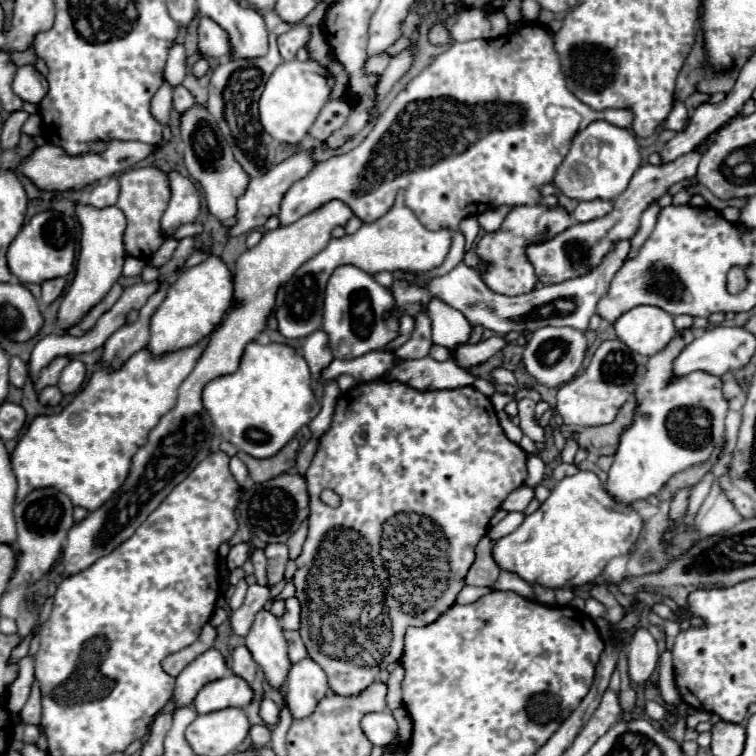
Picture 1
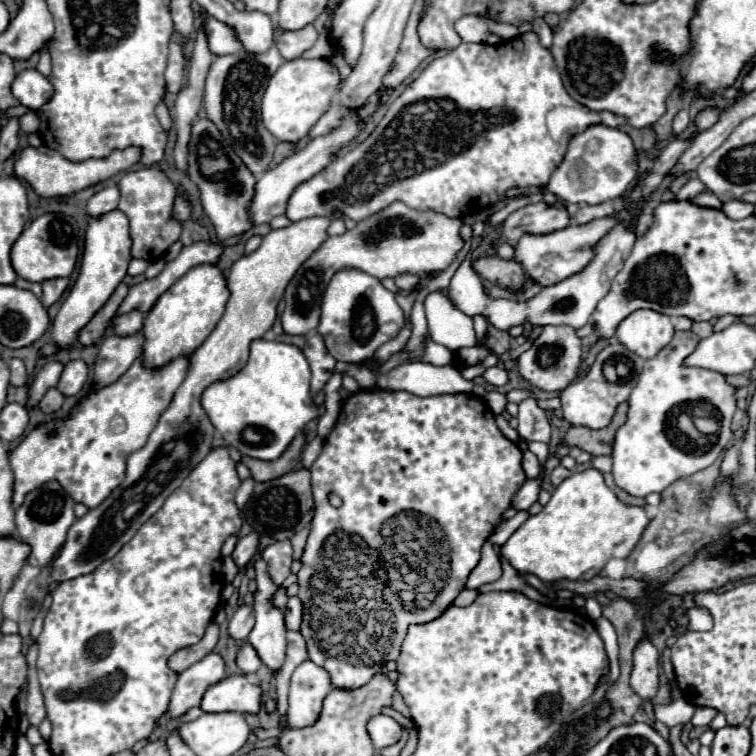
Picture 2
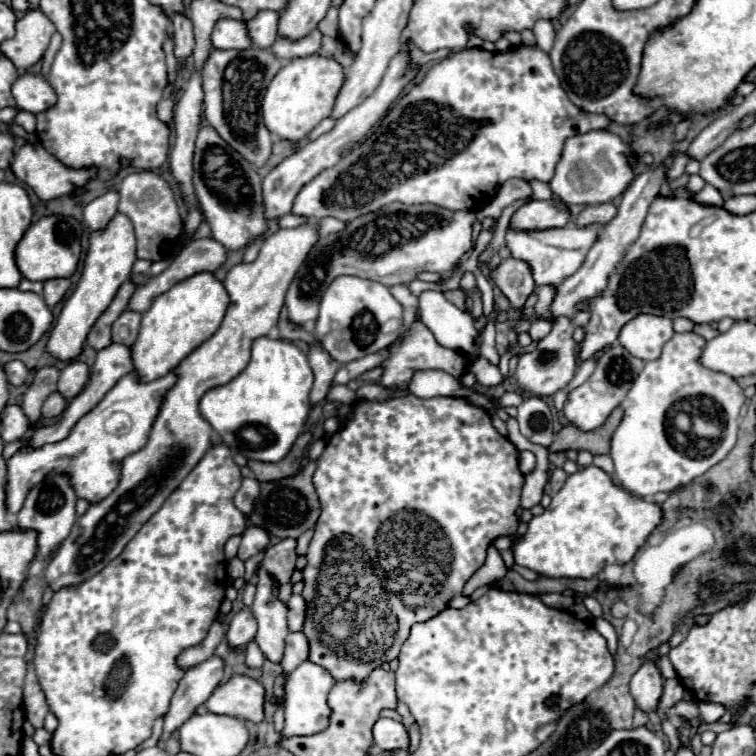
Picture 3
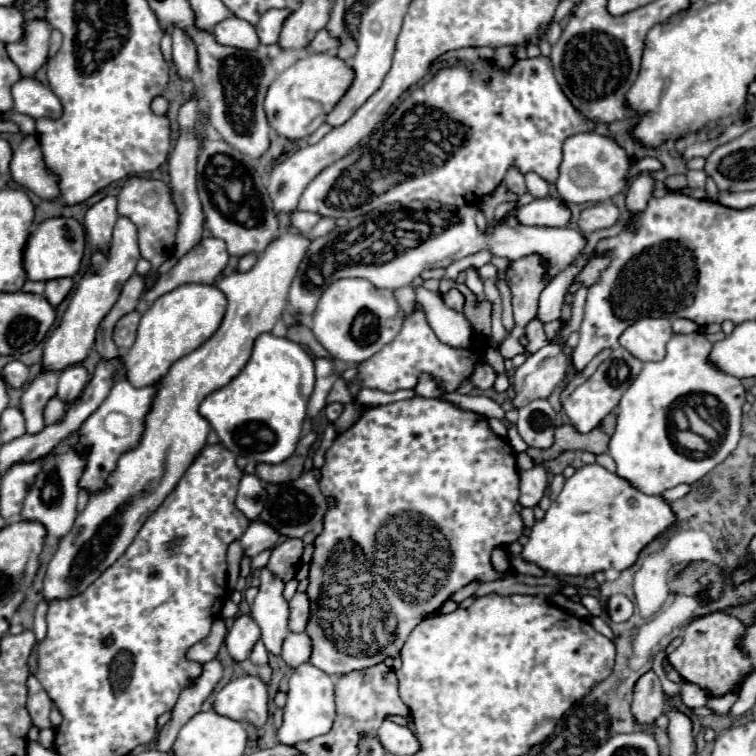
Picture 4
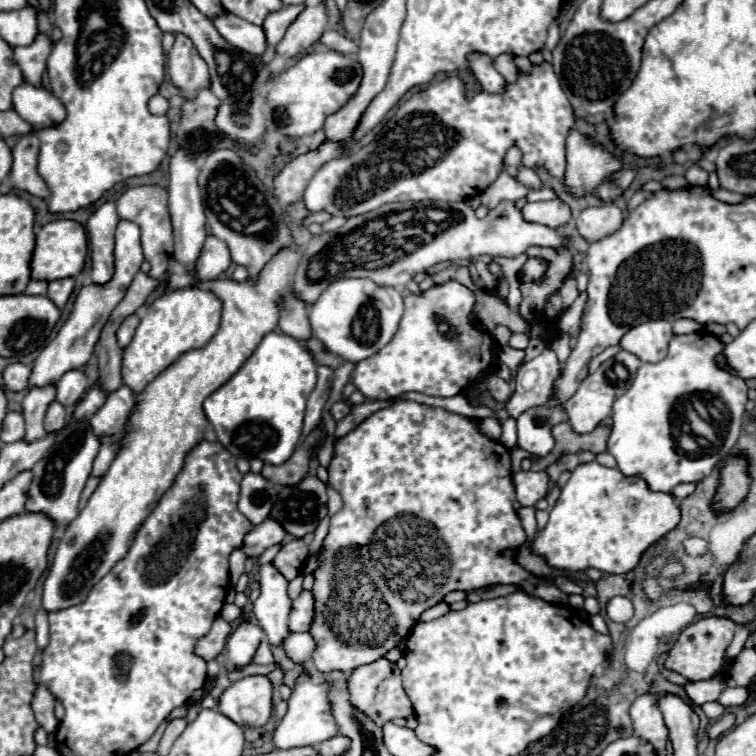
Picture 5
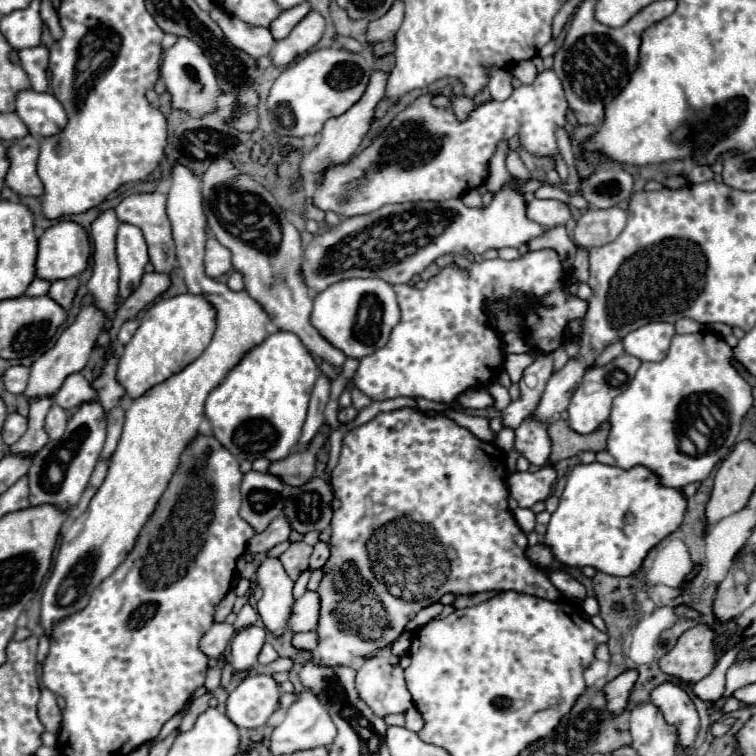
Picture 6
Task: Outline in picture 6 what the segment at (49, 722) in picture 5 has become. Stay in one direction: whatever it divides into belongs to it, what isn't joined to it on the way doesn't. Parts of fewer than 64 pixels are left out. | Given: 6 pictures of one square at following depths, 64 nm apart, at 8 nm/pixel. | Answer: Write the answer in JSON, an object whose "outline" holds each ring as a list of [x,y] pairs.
{"outline":[[[42,688],[42,698],[38,702],[38,716],[40,716],[40,722],[44,724],[46,732],[54,732],[54,734],[60,732],[62,710],[58,708],[56,694],[46,690],[46,688]]]}

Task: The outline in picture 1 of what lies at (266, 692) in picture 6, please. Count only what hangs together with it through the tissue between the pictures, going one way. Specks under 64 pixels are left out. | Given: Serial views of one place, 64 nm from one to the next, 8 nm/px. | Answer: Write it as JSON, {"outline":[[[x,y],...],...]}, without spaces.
{"outline":[[[232,674],[220,680],[214,680],[210,684],[206,684],[200,694],[196,696],[194,708],[200,714],[208,714],[208,712],[216,712],[216,710],[224,710],[228,706],[232,708],[244,708],[254,700],[254,690],[250,688],[250,684]]]}

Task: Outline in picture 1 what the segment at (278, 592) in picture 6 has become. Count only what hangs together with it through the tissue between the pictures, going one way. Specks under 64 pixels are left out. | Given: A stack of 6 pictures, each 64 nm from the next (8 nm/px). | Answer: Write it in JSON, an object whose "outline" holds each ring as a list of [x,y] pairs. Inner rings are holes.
{"outline":[[[254,550],[252,556],[250,556],[252,564],[254,564],[254,576],[258,580],[258,584],[264,584],[268,586],[268,580],[264,576],[264,568],[266,568],[266,556],[264,556],[264,550]],[[260,610],[246,636],[246,646],[256,664],[264,670],[266,680],[280,688],[288,676],[288,642],[280,628],[280,618],[268,610]]]}

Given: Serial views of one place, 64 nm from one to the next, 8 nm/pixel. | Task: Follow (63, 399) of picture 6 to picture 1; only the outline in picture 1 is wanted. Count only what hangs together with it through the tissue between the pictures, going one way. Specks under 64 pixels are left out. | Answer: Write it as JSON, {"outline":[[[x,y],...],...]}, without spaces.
{"outline":[[[70,360],[70,364],[62,370],[62,376],[58,380],[58,388],[64,394],[74,394],[80,390],[84,378],[86,378],[86,366],[80,360]]]}

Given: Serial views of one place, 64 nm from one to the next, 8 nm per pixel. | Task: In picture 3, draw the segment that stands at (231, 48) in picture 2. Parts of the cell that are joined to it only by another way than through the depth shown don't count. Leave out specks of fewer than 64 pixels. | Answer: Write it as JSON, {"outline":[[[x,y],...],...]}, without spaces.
{"outline":[[[218,20],[212,30],[212,46],[220,50],[246,50],[252,46],[242,20]]]}

